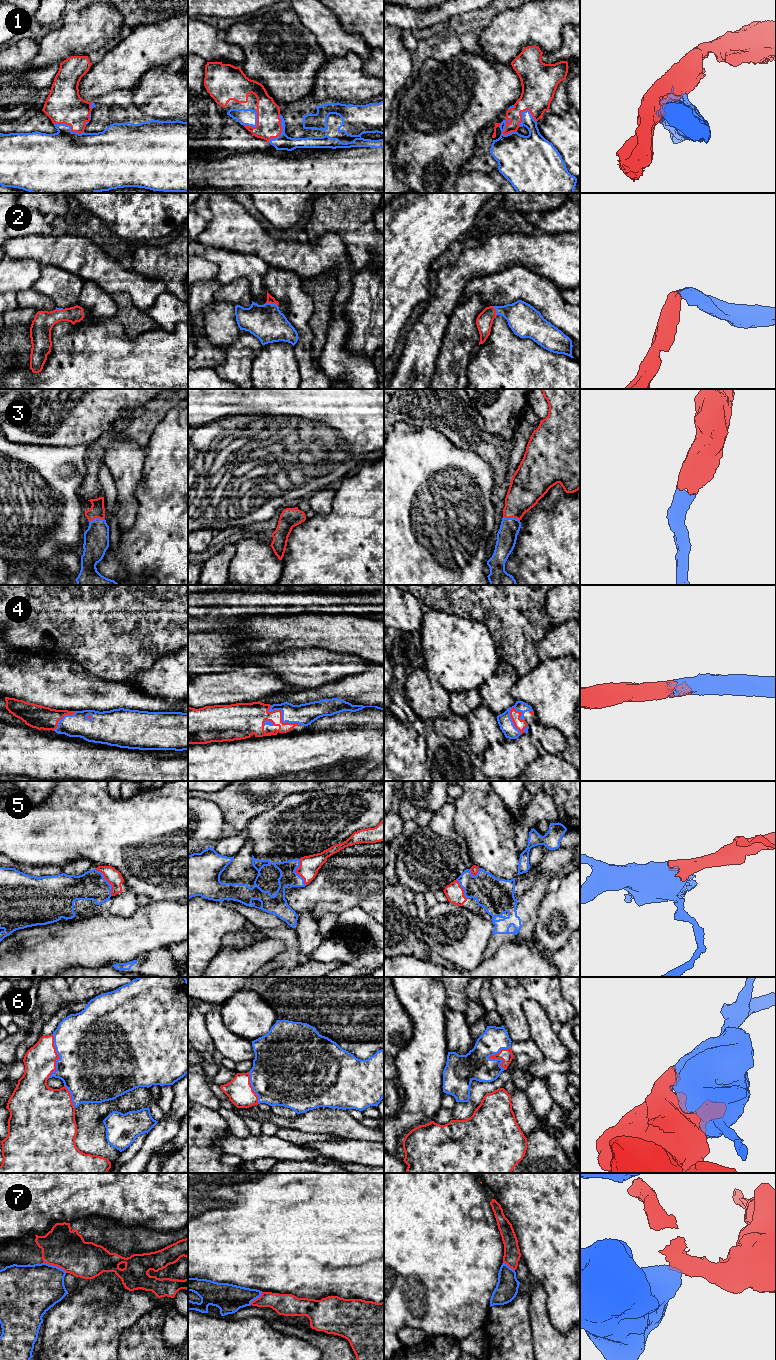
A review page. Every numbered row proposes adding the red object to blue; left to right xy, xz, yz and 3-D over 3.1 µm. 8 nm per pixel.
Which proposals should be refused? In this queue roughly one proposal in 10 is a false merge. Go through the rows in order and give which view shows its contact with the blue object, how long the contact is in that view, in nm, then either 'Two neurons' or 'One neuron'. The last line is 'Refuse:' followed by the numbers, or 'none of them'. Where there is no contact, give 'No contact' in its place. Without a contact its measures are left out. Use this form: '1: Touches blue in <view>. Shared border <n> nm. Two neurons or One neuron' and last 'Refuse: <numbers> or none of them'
1: Touches blue in yz. Shared border 160 nm. Two neurons
2: Touches blue in xz. Shared border 100 nm. One neuron
3: Touches blue in yz. Shared border 140 nm. One neuron
4: Touches blue in yz. Shared border 240 nm. One neuron
5: Touches blue in xy. Shared border 260 nm. One neuron
6: Touches blue in xy. Shared border 360 nm. One neuron
7: Touches blue in xy. Shared border 200 nm. Two neurons
Refuse: 1, 7

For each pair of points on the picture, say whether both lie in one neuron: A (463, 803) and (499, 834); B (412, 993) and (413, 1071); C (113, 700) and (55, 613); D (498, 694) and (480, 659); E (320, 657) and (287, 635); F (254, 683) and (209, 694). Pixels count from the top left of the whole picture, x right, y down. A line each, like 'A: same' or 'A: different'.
A: same
B: same
C: different
D: different
E: different
F: same

